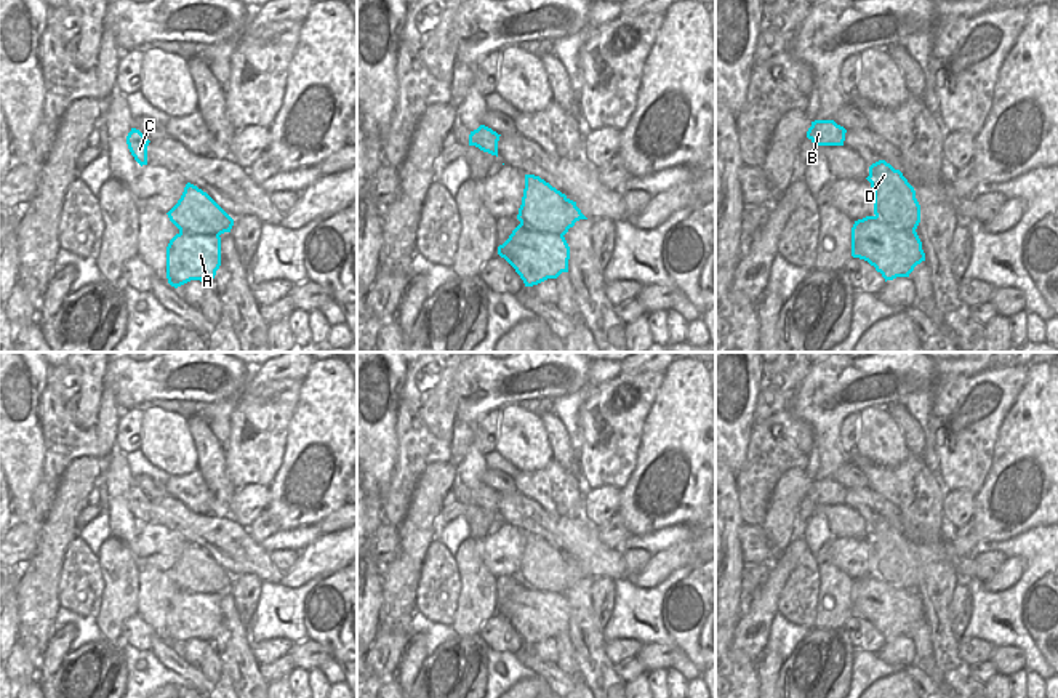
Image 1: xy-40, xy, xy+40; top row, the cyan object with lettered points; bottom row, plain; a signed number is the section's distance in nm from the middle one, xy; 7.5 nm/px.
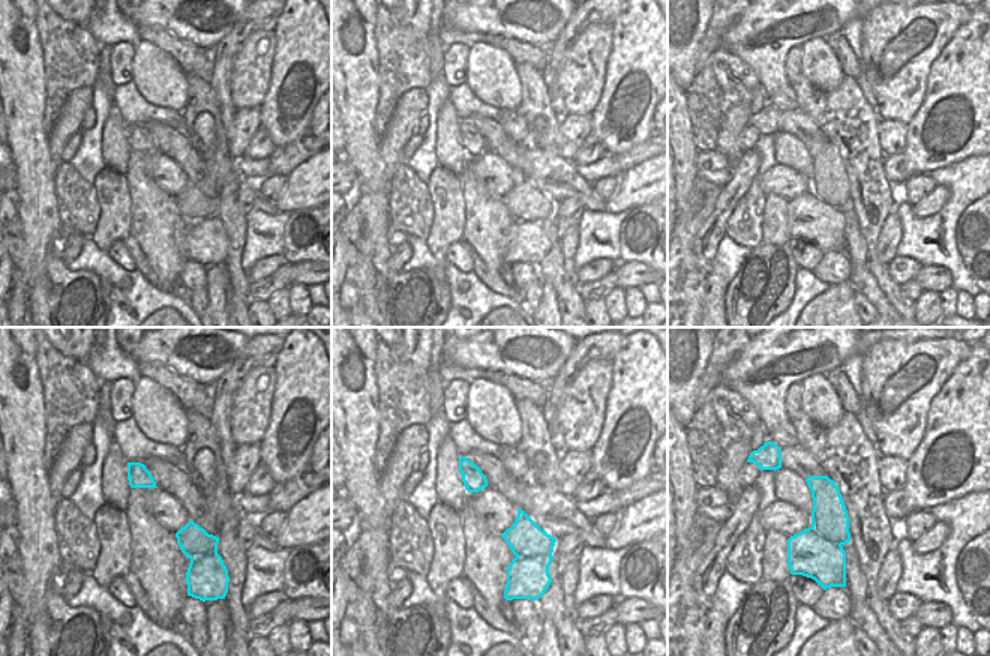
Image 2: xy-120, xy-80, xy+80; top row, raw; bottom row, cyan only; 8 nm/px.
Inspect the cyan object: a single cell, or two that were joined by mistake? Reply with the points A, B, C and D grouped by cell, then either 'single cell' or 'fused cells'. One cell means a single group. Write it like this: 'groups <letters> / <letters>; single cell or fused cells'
groups A / B C D; fused cells

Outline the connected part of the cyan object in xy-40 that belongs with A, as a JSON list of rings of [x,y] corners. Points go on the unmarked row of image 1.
[[[179,591],[166,605],[166,637],[174,647],[190,639],[211,642],[219,624],[219,594]]]

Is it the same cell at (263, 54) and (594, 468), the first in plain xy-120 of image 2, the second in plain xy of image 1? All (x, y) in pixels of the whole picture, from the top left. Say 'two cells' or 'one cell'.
one cell

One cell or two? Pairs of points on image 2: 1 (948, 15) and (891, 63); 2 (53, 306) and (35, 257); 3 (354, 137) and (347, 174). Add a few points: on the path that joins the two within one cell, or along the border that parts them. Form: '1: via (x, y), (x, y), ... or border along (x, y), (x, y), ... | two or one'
1: via (932, 18), (927, 18), (902, 47) | one
2: border along (53, 246), (45, 273), (29, 294) | two
3: border along (347, 159), (354, 168), (356, 185) | two

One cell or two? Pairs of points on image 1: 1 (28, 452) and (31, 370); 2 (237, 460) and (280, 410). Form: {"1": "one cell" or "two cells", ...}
{"1": "one cell", "2": "one cell"}

